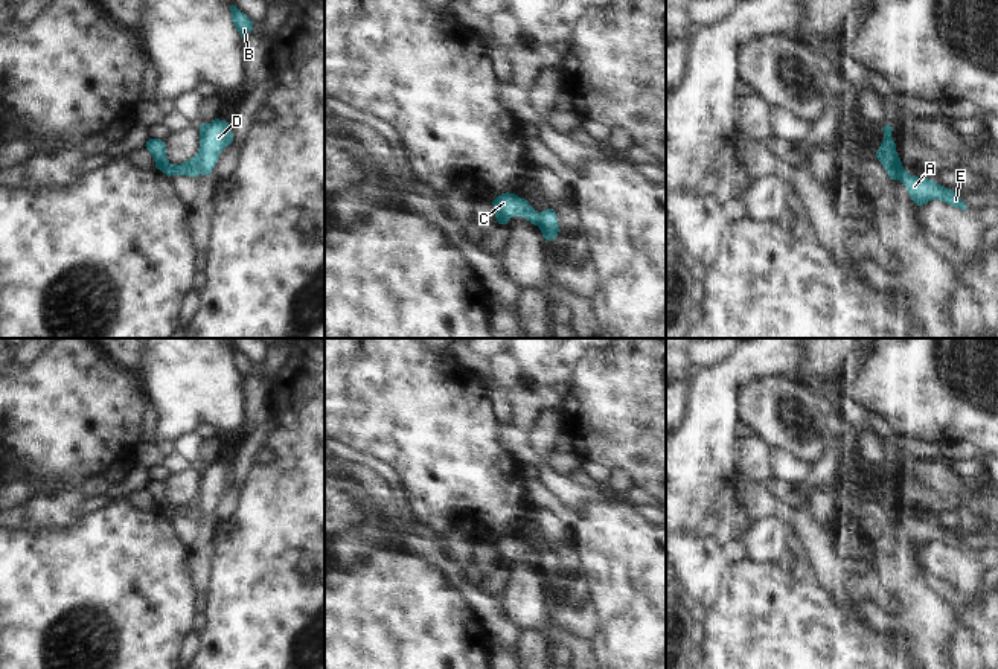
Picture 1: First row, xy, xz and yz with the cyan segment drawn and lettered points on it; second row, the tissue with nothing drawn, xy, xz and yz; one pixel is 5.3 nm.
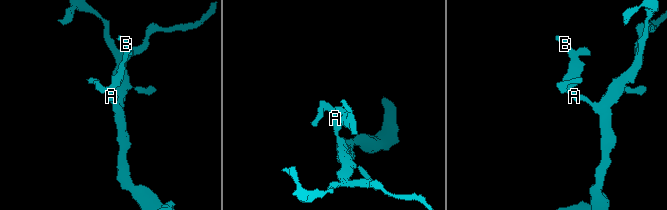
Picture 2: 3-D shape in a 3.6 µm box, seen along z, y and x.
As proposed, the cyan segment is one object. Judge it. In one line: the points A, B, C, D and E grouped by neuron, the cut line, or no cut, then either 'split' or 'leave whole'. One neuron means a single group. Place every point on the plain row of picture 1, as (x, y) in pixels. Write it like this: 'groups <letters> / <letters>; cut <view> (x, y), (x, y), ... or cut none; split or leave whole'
groups A C E / B D; cut xy (195, 497), (201, 514); split

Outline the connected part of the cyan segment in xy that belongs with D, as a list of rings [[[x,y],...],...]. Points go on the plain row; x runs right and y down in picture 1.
[[[215,460],[200,466],[200,491],[197,500],[203,517],[212,515],[219,495],[233,483],[229,463]]]

